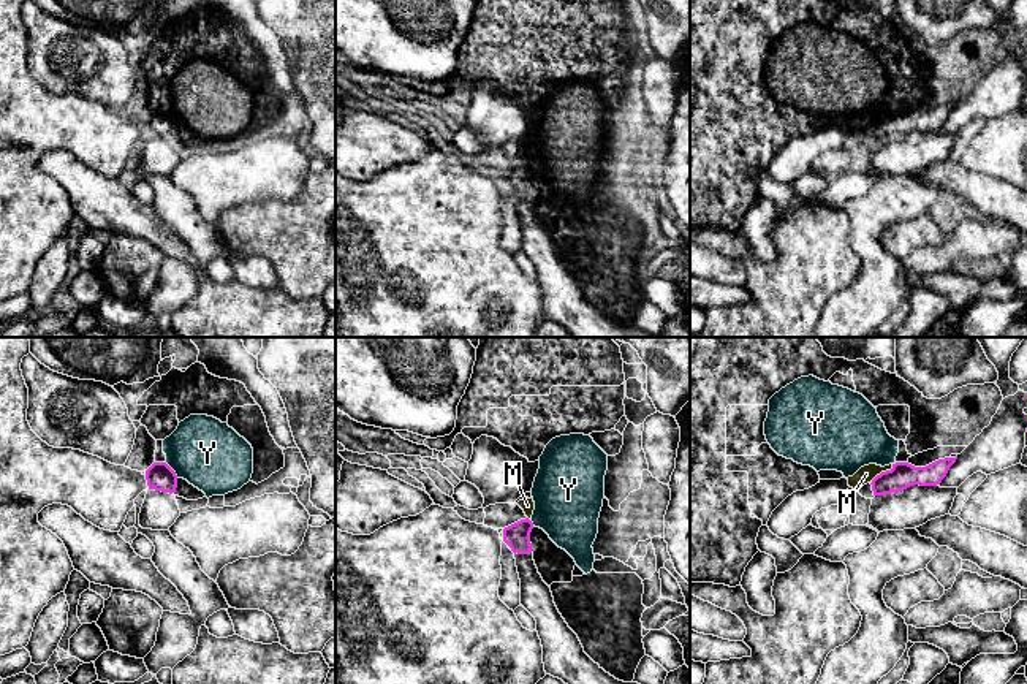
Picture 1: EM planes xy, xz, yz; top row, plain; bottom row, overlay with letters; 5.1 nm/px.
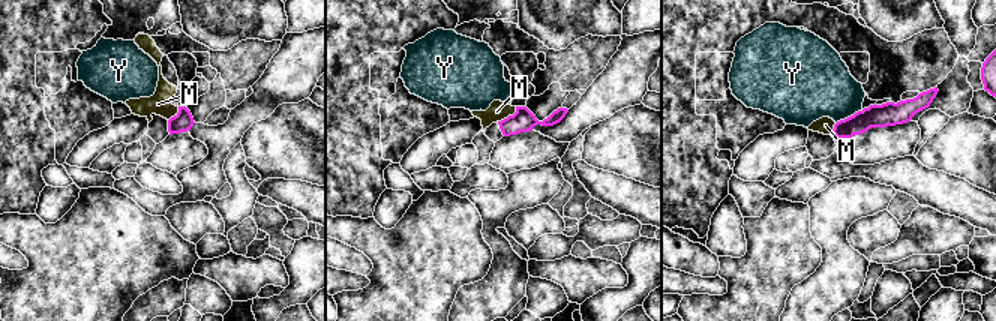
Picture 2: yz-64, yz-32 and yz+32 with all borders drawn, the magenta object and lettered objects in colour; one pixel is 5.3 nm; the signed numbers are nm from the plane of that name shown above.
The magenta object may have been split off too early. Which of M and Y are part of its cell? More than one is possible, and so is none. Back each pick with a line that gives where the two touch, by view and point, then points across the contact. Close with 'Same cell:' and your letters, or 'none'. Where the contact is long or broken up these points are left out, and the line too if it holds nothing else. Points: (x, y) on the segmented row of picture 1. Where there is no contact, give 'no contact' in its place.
Same cell: none

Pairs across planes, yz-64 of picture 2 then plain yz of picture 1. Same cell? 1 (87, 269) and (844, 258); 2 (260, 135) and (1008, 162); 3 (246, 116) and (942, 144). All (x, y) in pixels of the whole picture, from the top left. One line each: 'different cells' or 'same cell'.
1: same cell
2: same cell
3: different cells

